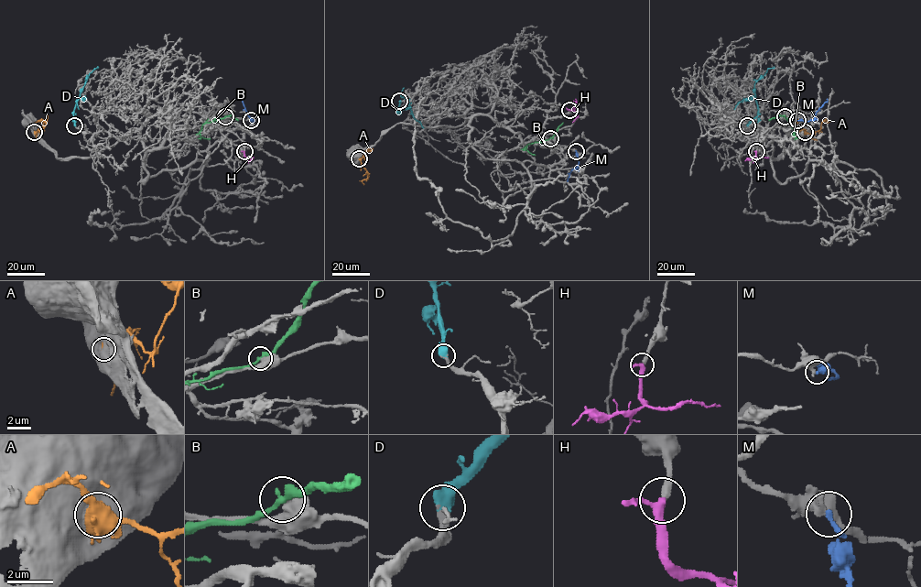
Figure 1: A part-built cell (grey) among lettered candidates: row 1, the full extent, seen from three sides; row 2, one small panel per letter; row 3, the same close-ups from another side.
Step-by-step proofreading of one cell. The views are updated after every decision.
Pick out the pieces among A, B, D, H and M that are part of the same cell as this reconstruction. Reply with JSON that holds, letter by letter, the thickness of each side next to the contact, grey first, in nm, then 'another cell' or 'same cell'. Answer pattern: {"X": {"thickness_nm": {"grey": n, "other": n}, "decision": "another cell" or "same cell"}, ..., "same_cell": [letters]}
{"A": {"thickness_nm": {"grey": 700, "other": 750}, "decision": "another cell"}, "B": {"thickness_nm": {"grey": 550, "other": 300}, "decision": "another cell"}, "D": {"thickness_nm": {"grey": 340, "other": 650}, "decision": "same cell"}, "H": {"thickness_nm": {"grey": 340, "other": 320}, "decision": "same cell"}, "M": {"thickness_nm": {"grey": 340, "other": 220}, "decision": "another cell"}, "same_cell": ["D", "H"]}

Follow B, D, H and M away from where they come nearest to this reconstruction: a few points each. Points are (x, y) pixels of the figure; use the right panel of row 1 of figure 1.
B: (785, 116), (794, 135), (801, 137)
D: (747, 125), (757, 114), (754, 84), (774, 66)
H: (756, 151), (756, 157), (768, 157)
M: (797, 121), (813, 120), (827, 98)

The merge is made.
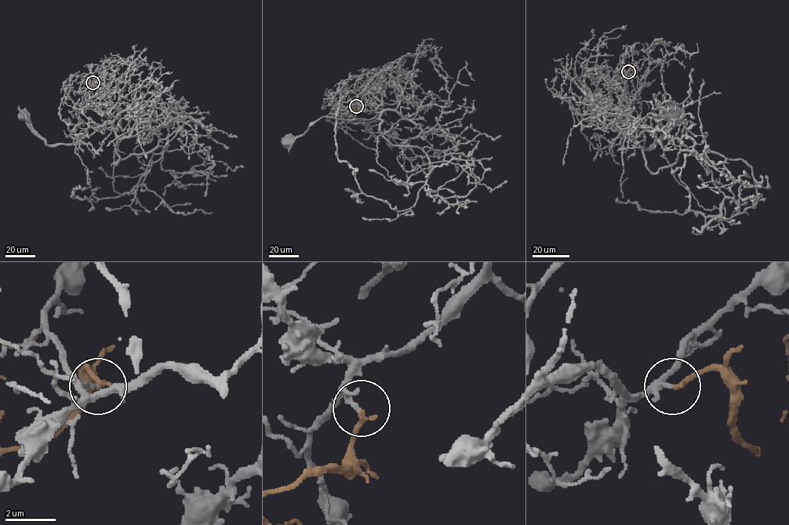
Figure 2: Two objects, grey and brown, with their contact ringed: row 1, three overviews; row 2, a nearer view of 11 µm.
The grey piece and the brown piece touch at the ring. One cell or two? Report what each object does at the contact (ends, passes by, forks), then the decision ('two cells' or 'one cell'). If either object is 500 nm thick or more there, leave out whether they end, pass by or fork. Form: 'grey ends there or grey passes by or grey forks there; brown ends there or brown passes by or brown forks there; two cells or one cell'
grey forks there; brown ends there; one cell

